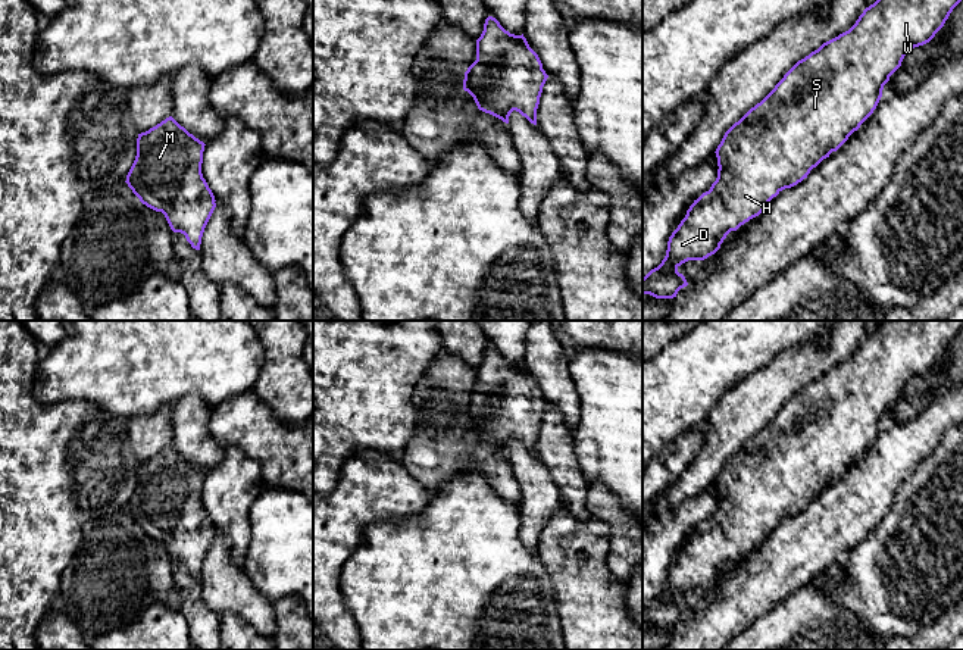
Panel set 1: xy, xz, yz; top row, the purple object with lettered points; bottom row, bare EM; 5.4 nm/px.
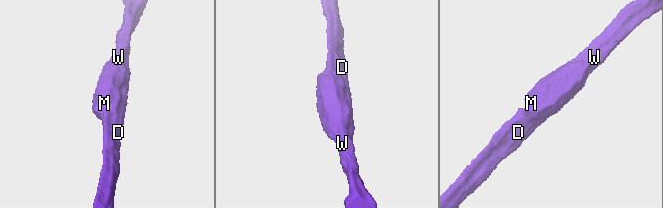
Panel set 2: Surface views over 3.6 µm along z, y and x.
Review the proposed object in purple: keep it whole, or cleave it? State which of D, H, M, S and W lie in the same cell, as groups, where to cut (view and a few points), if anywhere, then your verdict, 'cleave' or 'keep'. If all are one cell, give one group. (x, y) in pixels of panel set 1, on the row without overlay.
groups D H M S W; cut none; keep

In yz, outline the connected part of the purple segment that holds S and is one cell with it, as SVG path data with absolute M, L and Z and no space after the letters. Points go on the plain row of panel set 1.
M885 321L866 337L856 353L817 379L798 390L775 418L751 437L723 465L716 478L717 507L687 540L685 547L667 571L662 593L642 607L642 624L656 628L673 628L688 615L678 597L688 590L704 590L715 584L726 565L759 546L782 519L801 512L813 497L837 481L848 466L873 443L884 415L901 396L904 385L914 376L929 372L944 356L953 338L962 331L963 321Z

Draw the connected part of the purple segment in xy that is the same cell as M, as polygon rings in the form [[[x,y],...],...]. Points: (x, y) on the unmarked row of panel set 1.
[[[169,446],[138,463],[137,485],[125,510],[143,534],[162,541],[171,559],[184,563],[196,579],[200,579],[204,557],[216,537],[215,525],[201,503],[204,475]]]

